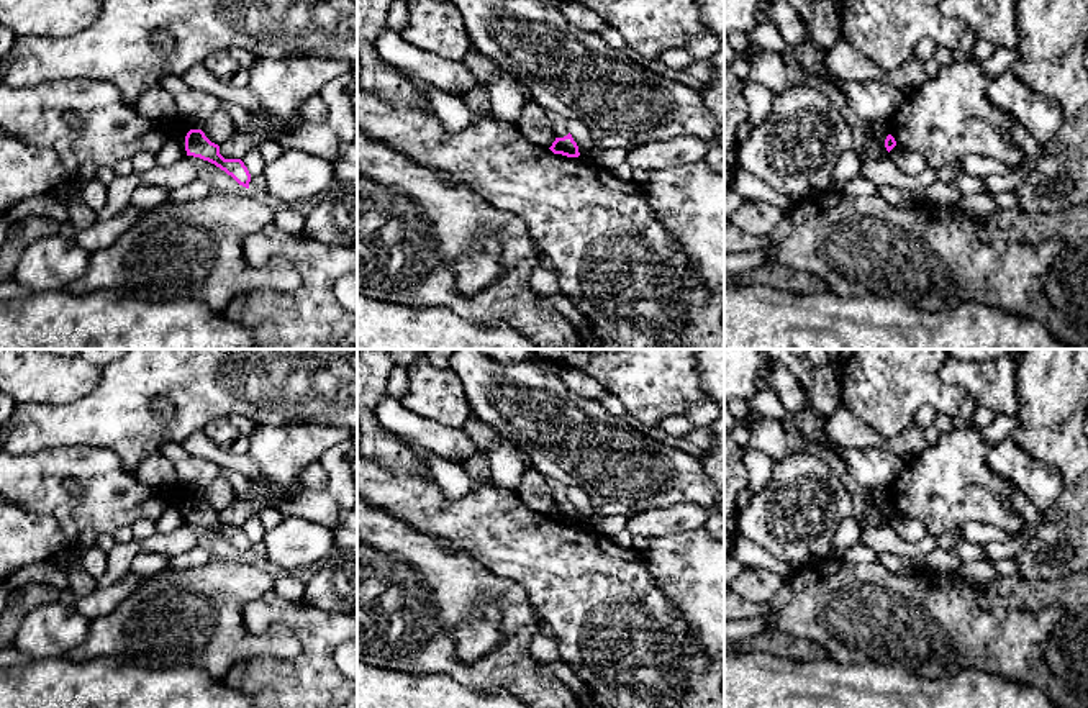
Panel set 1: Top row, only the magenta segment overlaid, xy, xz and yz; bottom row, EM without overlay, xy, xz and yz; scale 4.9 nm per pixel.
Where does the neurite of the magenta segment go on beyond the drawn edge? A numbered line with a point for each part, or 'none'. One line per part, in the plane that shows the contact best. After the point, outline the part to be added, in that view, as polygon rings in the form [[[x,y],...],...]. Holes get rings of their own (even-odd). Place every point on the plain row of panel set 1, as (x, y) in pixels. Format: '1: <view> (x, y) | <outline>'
none

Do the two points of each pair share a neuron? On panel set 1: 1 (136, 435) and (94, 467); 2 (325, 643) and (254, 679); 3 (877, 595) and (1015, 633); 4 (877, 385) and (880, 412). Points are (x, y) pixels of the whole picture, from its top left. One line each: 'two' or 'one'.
1: two
2: one
3: one
4: one

